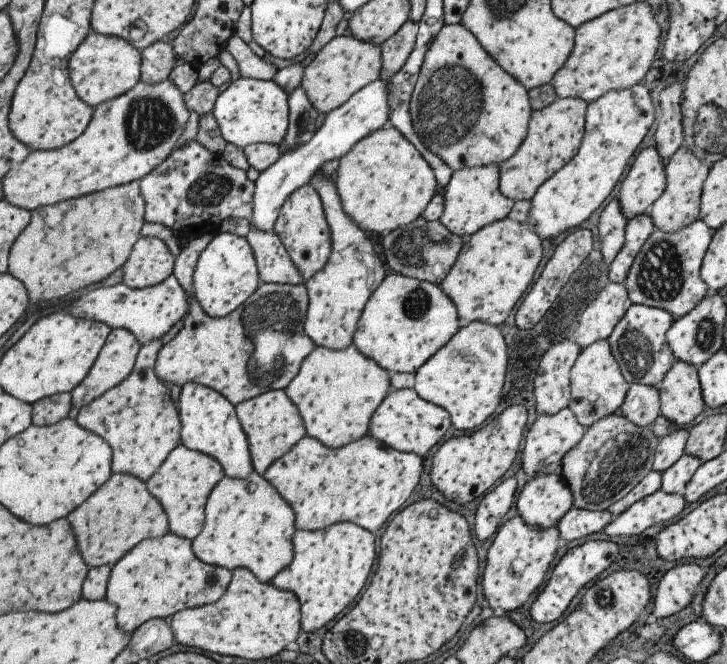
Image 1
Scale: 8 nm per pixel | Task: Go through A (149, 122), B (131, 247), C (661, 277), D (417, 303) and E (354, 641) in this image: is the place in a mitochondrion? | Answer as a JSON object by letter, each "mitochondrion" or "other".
{"A":"mitochondrion","B":"other","C":"mitochondrion","D":"mitochondrion","E":"mitochondrion"}

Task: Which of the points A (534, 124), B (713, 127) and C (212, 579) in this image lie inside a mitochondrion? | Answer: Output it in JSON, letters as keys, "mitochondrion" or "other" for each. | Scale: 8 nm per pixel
{"A":"other","B":"mitochondrion","C":"other"}

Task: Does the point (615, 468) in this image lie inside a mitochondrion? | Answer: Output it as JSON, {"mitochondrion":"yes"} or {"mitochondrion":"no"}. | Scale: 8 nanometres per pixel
{"mitochondrion":"yes"}

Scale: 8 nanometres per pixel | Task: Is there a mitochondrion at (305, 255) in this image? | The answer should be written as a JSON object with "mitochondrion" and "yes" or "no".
{"mitochondrion":"no"}

